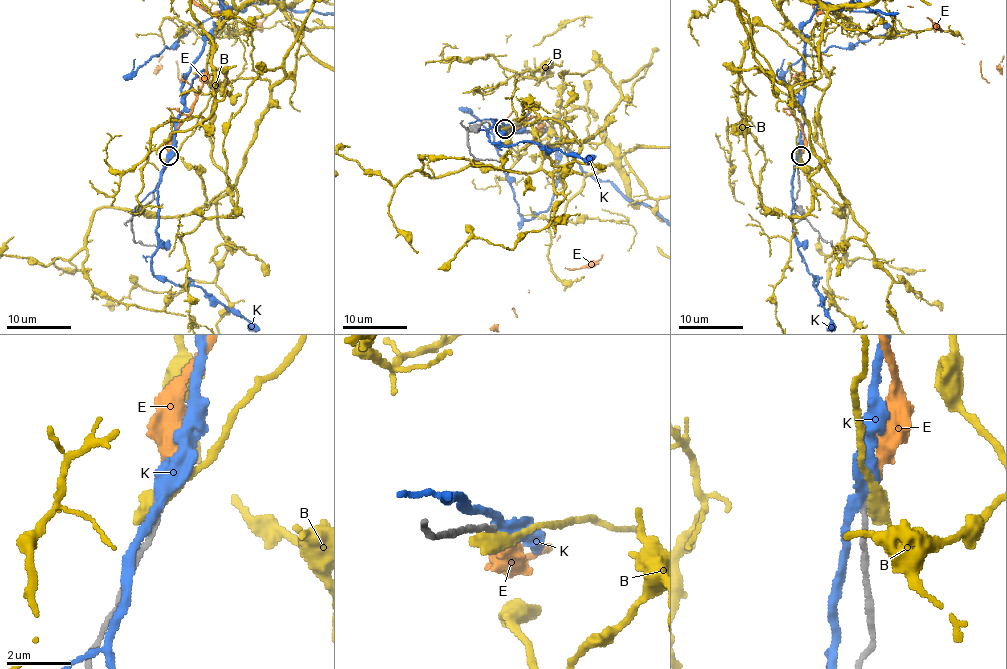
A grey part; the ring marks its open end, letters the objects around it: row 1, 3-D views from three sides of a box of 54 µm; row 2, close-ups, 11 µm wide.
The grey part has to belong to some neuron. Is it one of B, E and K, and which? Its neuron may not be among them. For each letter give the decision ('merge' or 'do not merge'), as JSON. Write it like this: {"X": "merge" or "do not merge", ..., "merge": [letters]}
{"B": "do not merge", "E": "merge", "K": "do not merge", "merge": ["E"]}

